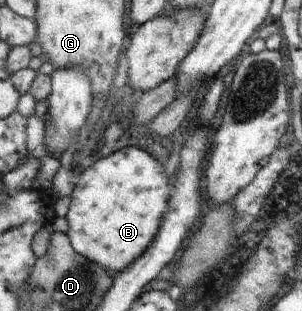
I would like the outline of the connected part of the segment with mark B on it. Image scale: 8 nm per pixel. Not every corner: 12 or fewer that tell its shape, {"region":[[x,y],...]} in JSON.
{"region":[[133,146],[76,176],[73,249],[125,271],[167,211],[167,169]]}

